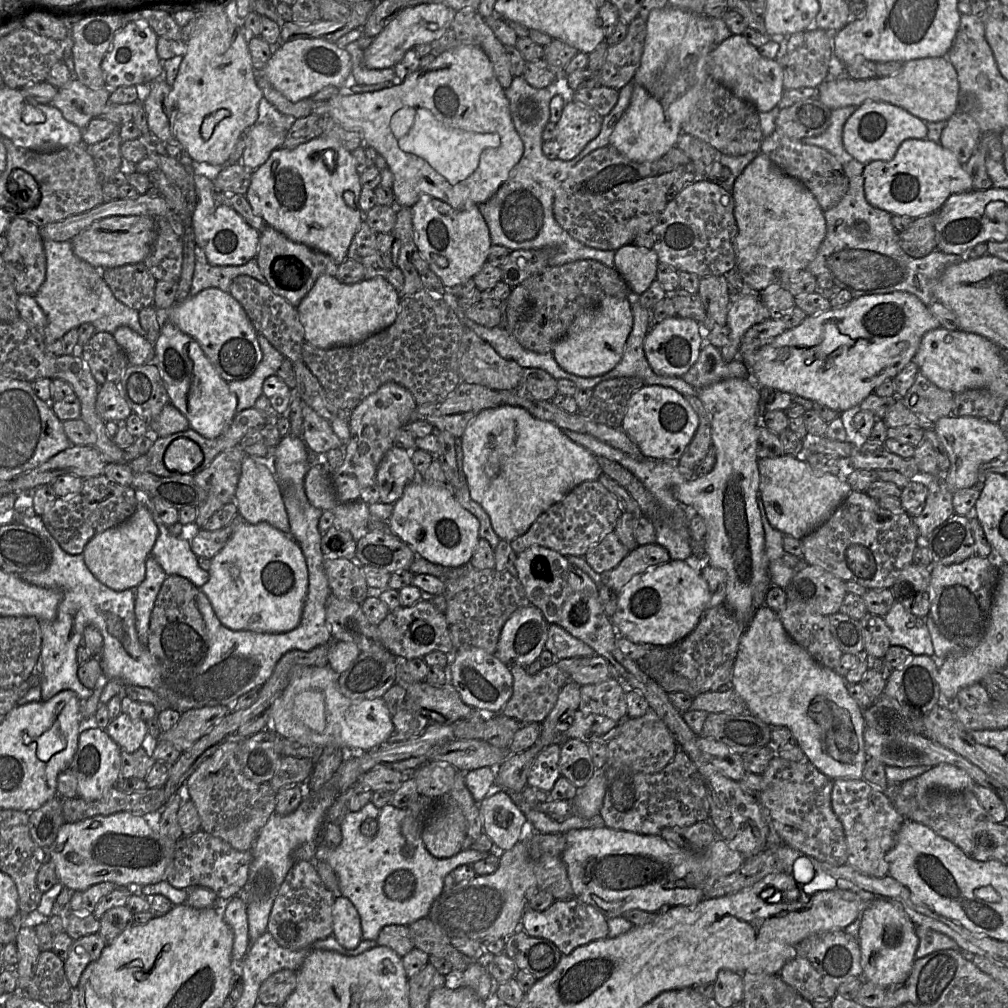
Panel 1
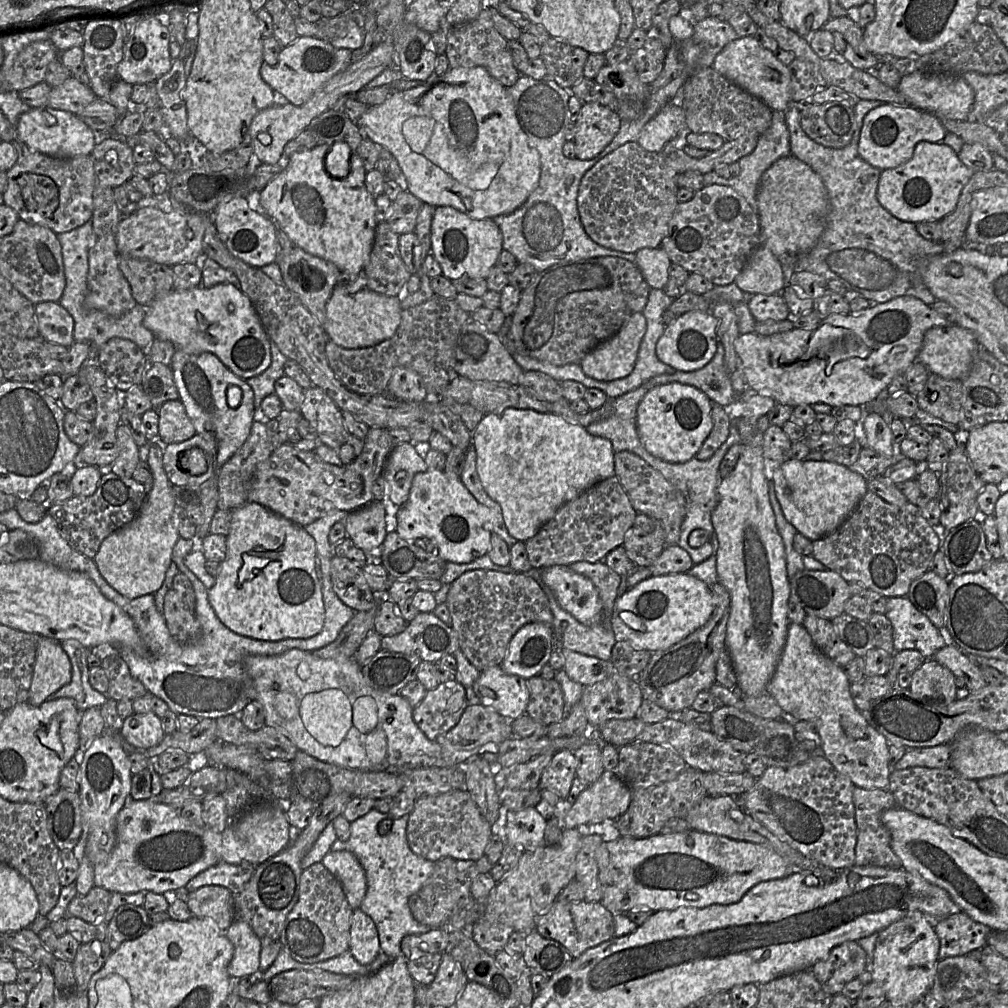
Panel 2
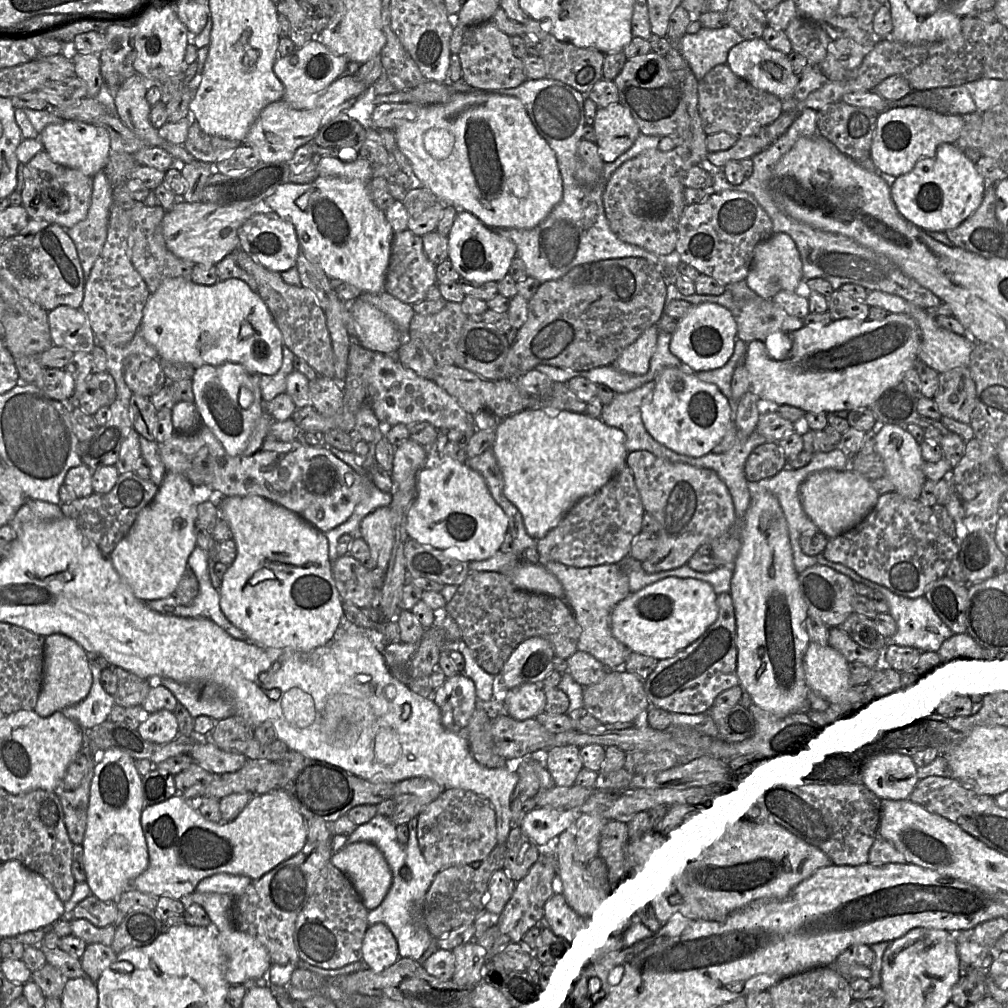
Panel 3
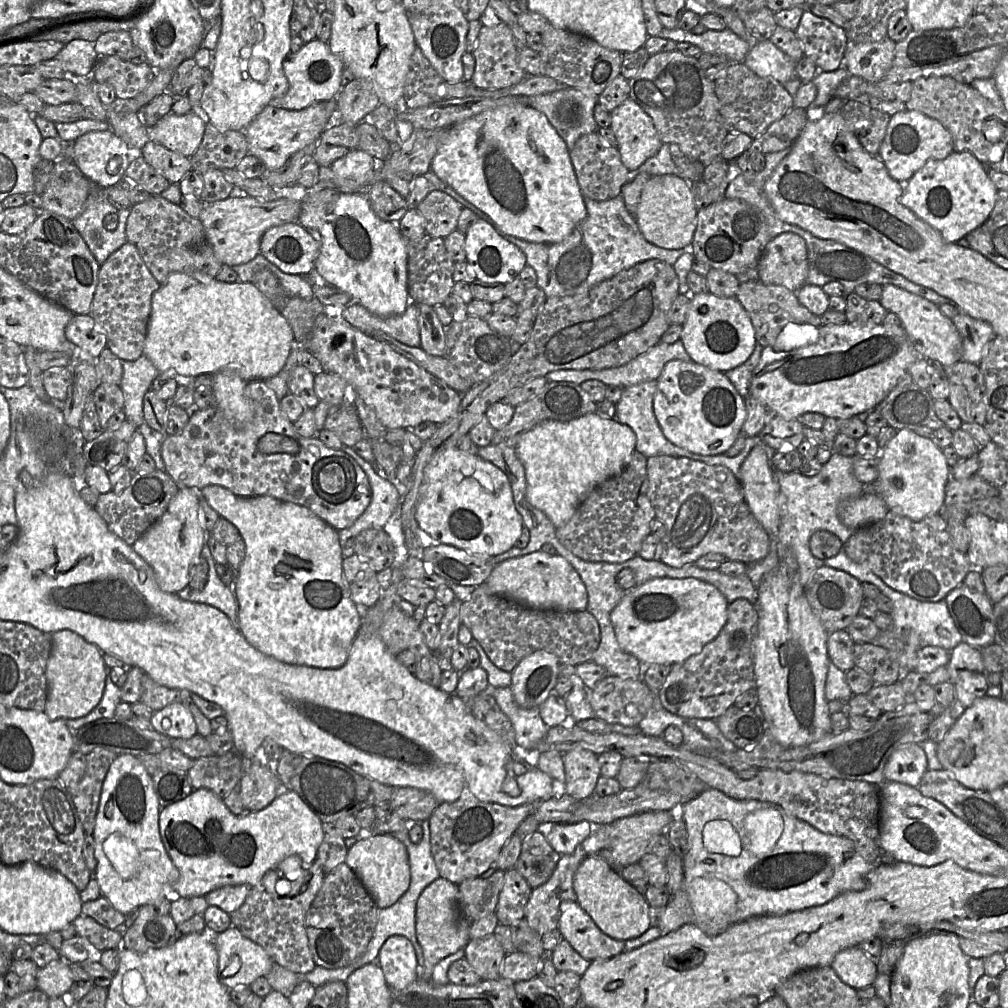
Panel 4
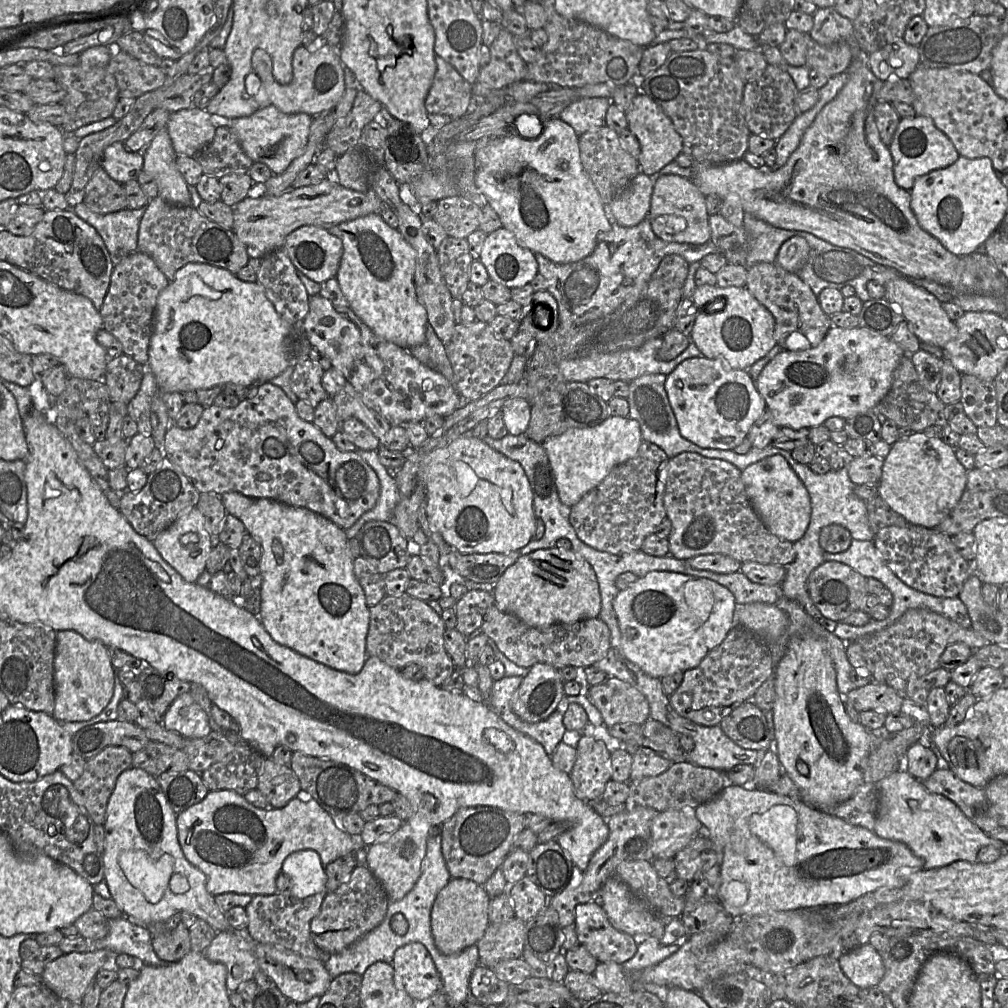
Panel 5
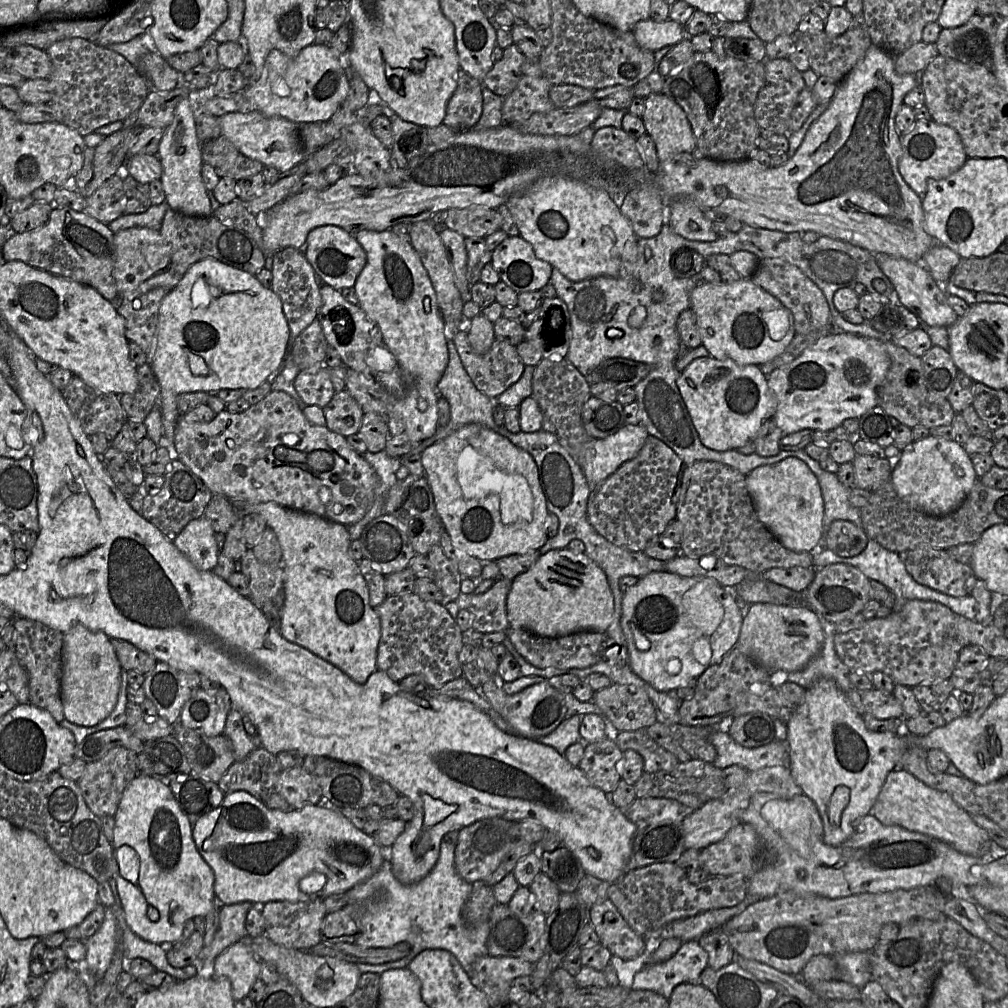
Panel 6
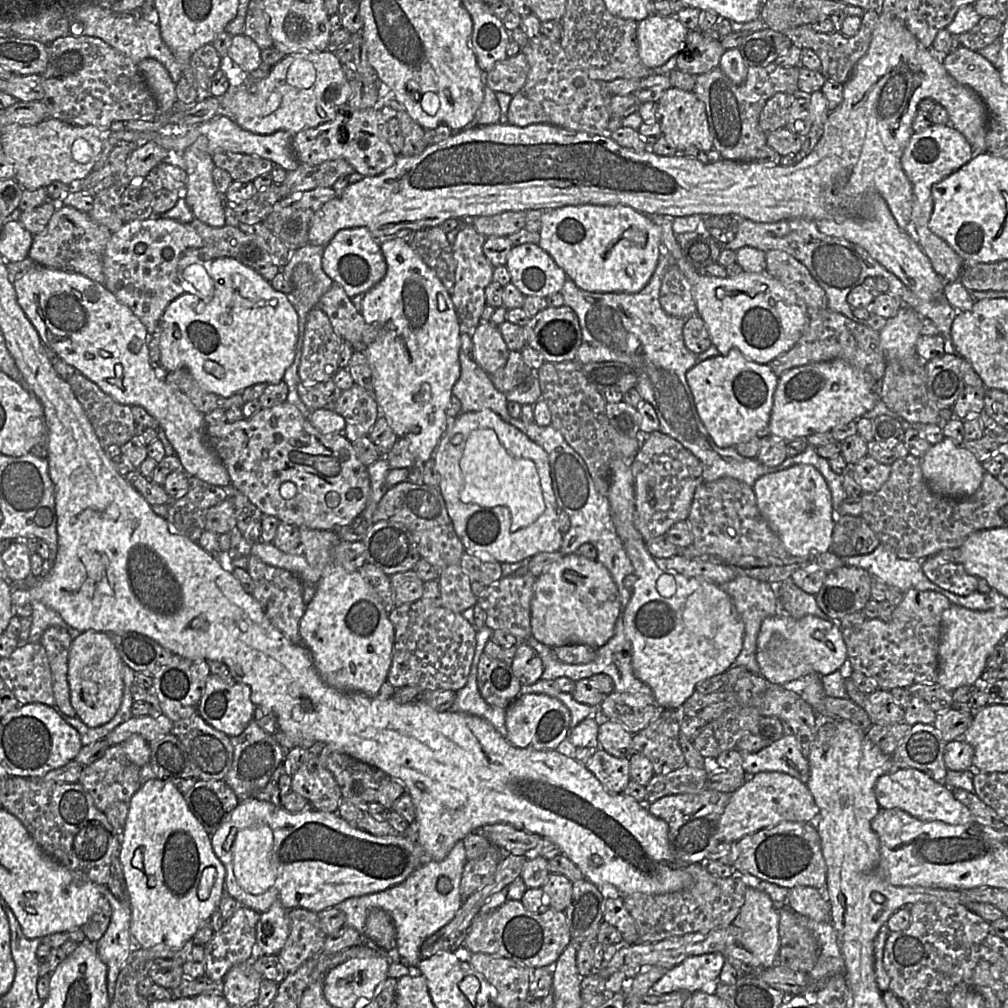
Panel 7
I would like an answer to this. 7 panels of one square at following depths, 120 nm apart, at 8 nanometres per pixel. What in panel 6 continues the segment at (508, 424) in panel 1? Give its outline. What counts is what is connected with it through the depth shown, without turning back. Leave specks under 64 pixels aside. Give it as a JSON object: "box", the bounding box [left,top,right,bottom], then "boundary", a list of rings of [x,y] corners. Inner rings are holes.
{"box":[577,424,648,488],"boundary":[[[626,424],[609,437],[590,440],[577,460],[590,487],[595,488],[624,462],[633,459],[648,435],[643,425]]]}

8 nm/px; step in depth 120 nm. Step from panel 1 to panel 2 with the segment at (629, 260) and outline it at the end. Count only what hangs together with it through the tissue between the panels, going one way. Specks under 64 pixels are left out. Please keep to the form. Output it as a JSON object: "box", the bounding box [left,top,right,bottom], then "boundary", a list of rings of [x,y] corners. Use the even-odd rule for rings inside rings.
{"box":[634,248,671,289],"boundary":[[[642,248],[635,253],[634,263],[652,289],[662,289],[668,282],[671,261],[665,251],[659,248]]]}

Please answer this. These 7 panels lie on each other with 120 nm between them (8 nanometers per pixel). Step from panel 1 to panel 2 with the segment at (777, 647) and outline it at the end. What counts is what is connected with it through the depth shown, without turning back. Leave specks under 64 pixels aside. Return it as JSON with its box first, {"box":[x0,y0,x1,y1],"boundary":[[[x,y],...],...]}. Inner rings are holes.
{"box":[767,622,892,790],"boundary":[[[790,622],[779,663],[767,686],[767,694],[793,719],[815,725],[820,752],[838,772],[848,776],[854,786],[867,790],[888,789],[892,772],[890,745],[856,707],[850,684],[843,668],[815,646],[805,628]]]}

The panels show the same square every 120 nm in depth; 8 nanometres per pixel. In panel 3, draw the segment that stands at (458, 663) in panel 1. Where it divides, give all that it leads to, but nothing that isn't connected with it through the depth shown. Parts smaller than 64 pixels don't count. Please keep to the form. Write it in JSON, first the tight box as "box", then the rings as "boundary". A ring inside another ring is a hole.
{"box":[503,684,546,721],"boundary":[[[523,684],[507,689],[503,698],[507,716],[524,721],[544,712],[546,696],[542,684]]]}

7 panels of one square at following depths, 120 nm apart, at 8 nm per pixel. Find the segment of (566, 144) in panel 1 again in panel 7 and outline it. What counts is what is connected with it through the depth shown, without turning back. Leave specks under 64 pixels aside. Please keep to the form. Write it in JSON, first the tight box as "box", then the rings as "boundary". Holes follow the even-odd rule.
{"box":[657,88,713,153],"boundary":[[[670,88],[666,90],[657,105],[657,123],[663,136],[681,153],[689,147],[696,147],[705,152],[713,150],[713,137],[710,131],[704,103],[693,91]]]}

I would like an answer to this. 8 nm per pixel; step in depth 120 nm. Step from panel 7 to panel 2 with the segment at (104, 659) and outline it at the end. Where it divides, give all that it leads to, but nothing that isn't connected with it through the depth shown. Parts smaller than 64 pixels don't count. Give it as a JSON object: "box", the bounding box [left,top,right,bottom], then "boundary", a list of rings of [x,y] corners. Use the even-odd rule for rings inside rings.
{"box":[27,637,71,706],"boundary":[[[41,637],[27,702],[40,706],[70,681],[71,662],[68,655],[57,640]]]}

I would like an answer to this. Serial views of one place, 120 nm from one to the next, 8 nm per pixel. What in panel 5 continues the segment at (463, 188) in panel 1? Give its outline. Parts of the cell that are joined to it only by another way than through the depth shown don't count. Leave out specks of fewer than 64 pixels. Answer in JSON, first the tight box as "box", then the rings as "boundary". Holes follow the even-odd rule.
{"box":[473,117,613,264],"boundary":[[[558,117],[545,119],[542,124],[541,132],[538,129],[534,134],[532,134],[532,131],[529,133],[524,131],[523,133],[525,133],[523,136],[510,134],[501,137],[491,137],[489,139],[473,140],[478,141],[476,142],[476,152],[474,155],[475,186],[478,192],[486,197],[488,204],[496,211],[502,222],[503,228],[511,231],[522,247],[529,249],[533,253],[540,253],[555,263],[568,264],[577,262],[593,252],[597,245],[598,235],[610,231],[613,224],[613,220],[608,213],[608,206],[605,206],[601,200],[595,185],[581,163],[579,135],[576,134],[570,125],[563,122]]]}

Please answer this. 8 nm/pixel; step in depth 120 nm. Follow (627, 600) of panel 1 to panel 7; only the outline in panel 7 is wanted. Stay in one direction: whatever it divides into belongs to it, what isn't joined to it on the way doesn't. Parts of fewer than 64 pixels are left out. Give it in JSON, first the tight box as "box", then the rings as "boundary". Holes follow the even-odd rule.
{"box":[606,458,745,709],"boundary":[[[614,458],[610,461],[608,467],[608,482],[609,482],[609,489],[606,498],[610,504],[610,514],[611,520],[615,526],[616,532],[621,539],[623,548],[629,557],[633,567],[634,567],[634,574],[637,576],[637,582],[634,587],[634,590],[631,593],[630,601],[625,609],[624,612],[624,629],[626,637],[628,638],[631,648],[632,648],[632,667],[634,671],[634,675],[647,684],[653,691],[656,703],[658,706],[663,708],[670,708],[670,709],[679,709],[685,703],[685,701],[695,692],[695,688],[697,683],[711,678],[713,676],[725,673],[729,668],[732,667],[733,663],[735,662],[736,658],[739,656],[741,649],[743,647],[743,639],[745,634],[745,628],[743,621],[741,620],[730,596],[717,584],[706,581],[703,577],[700,576],[691,576],[686,577],[682,574],[677,573],[674,570],[663,570],[660,568],[655,559],[649,553],[646,541],[643,539],[641,533],[637,530],[634,524],[635,520],[635,488],[634,488],[634,478],[630,468],[630,461],[624,461],[620,458]],[[663,574],[670,574],[674,576],[674,581],[676,583],[676,591],[670,597],[662,596],[659,591],[657,590],[657,581]]]}

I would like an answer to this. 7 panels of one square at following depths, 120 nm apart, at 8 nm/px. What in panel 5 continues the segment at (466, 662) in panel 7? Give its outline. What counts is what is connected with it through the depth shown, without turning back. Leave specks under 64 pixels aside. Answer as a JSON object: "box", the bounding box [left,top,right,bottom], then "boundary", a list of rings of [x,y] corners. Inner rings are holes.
{"box":[368,592,455,687],"boundary":[[[406,592],[398,596],[385,595],[378,604],[369,607],[369,613],[368,656],[377,657],[397,670],[411,663],[418,664],[425,679],[437,687],[455,671],[453,660],[444,647],[445,623],[427,601],[411,597]]]}

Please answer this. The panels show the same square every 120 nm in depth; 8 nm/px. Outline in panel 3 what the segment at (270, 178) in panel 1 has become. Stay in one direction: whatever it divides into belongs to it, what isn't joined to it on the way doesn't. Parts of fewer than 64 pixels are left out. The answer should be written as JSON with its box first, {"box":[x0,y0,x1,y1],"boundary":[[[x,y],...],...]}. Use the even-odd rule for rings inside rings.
{"box":[265,155,395,293],"boundary":[[[359,155],[355,160],[344,162],[336,157],[319,157],[318,177],[308,184],[286,183],[268,196],[265,203],[280,218],[291,223],[296,231],[301,251],[334,282],[346,282],[363,293],[384,291],[385,275],[389,265],[391,244],[395,232],[385,213],[373,202],[369,182],[373,168]]]}

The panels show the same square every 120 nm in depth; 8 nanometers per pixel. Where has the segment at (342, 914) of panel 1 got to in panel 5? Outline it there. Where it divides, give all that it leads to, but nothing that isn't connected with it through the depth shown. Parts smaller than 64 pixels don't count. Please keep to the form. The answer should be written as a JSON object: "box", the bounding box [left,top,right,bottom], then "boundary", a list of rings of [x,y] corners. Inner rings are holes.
{"box":[391,942,442,1000],"boundary":[[[419,942],[398,948],[391,965],[397,987],[414,1000],[426,1000],[442,988],[442,979],[433,959],[427,948]]]}

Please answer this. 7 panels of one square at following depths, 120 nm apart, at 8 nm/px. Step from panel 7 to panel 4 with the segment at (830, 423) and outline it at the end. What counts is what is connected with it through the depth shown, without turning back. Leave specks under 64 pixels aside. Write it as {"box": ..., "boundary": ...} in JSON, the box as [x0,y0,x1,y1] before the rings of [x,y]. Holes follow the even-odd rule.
{"box":[750,322,916,420],"boundary":[[[848,322],[821,325],[818,337],[811,345],[788,351],[764,347],[751,376],[750,394],[784,419],[794,420],[807,412],[820,413],[836,420],[851,418],[874,410],[916,360],[915,348],[902,326],[866,326]]]}

